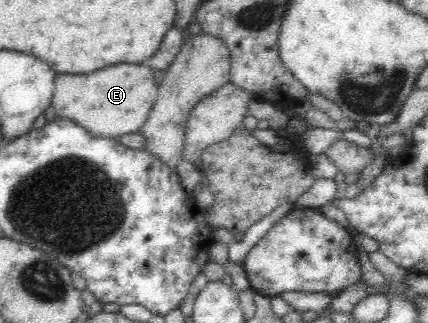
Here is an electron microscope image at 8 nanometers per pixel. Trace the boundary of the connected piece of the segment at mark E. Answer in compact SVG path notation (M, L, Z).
M119 63L87 75L57 75L50 105L59 117L73 119L89 133L104 137L119 137L135 133L147 121L147 115L158 95L154 69L147 65Z

